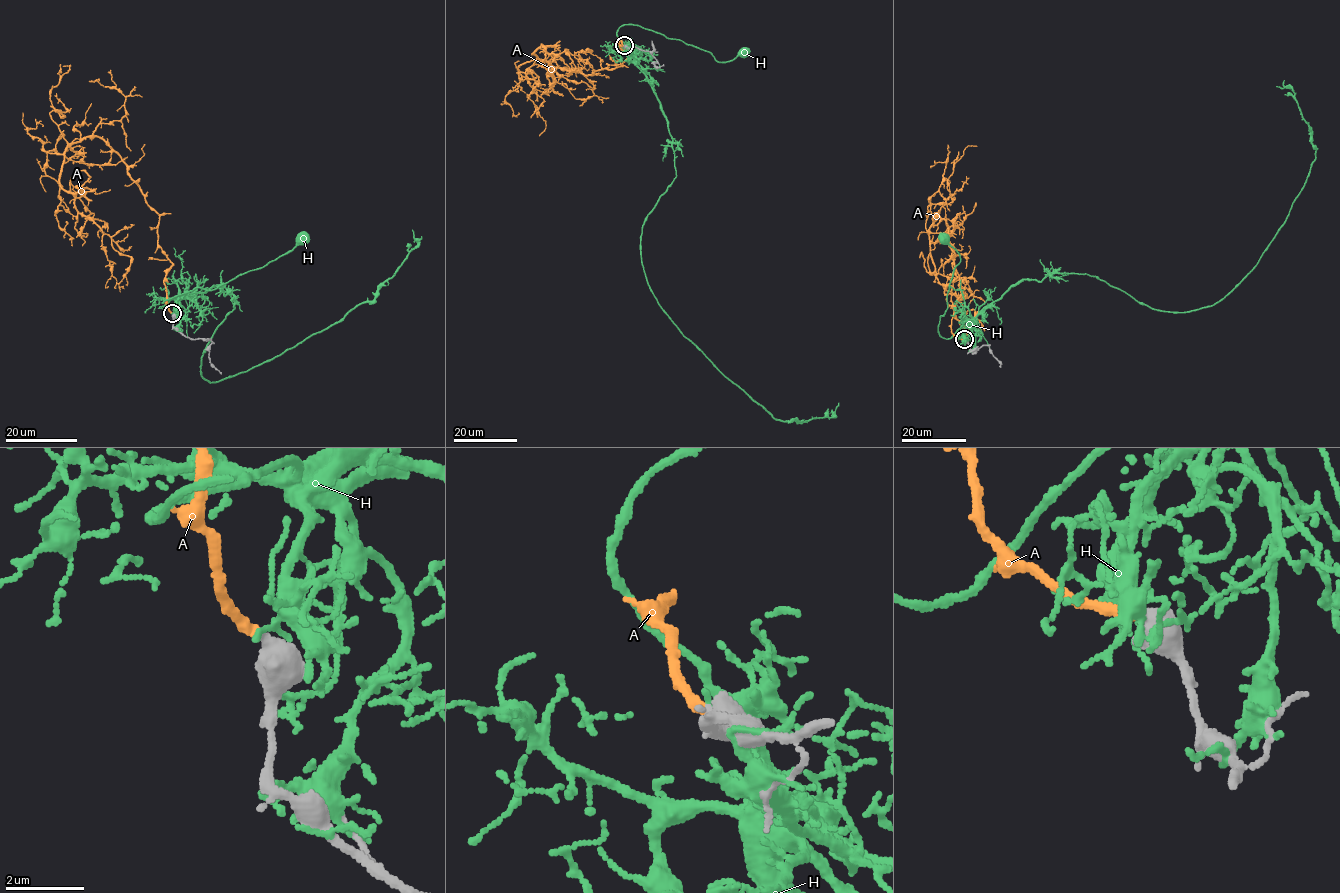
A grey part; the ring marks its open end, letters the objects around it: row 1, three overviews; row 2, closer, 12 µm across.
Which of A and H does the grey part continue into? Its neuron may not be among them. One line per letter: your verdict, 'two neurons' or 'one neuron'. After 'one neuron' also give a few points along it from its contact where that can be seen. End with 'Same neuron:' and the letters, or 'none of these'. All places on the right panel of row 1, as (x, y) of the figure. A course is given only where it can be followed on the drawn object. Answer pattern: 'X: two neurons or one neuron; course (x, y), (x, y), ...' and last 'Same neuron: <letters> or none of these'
A: one neuron; course (964, 339), (951, 330), (962, 293), (948, 225), (935, 213), (931, 273), (951, 295), (964, 329), (974, 329)
H: two neurons
Same neuron: A

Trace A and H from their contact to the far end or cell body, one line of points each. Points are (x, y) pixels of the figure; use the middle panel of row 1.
A: (624, 45), (620, 37), (625, 61), (592, 76), (532, 53), (588, 49), (578, 53), (582, 62)
H: (624, 46), (629, 52), (617, 34), (617, 29), (631, 24), (709, 51), (717, 61), (731, 60), (745, 51)

